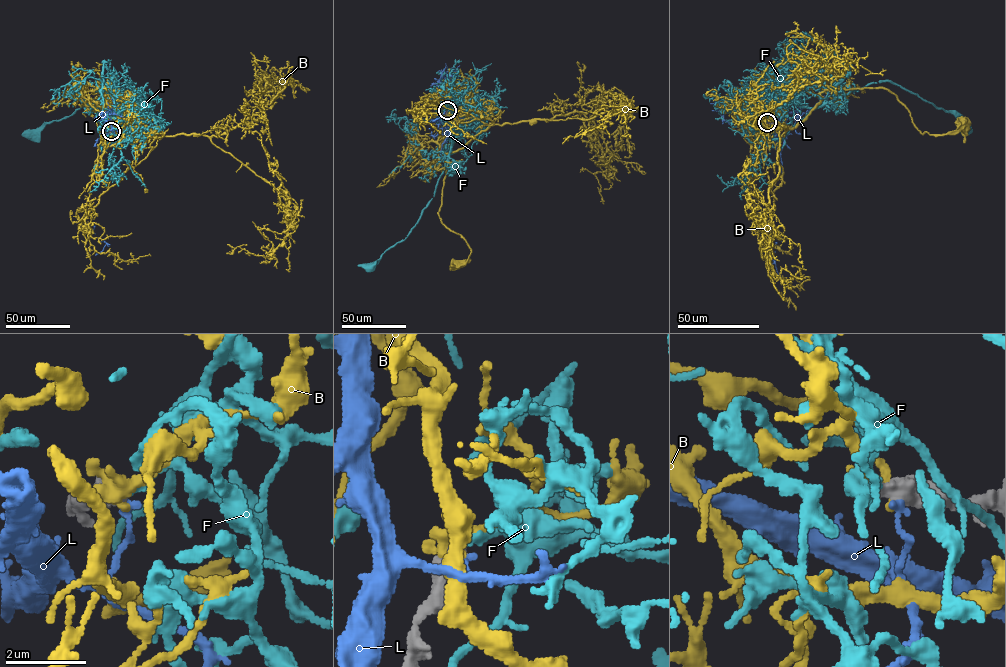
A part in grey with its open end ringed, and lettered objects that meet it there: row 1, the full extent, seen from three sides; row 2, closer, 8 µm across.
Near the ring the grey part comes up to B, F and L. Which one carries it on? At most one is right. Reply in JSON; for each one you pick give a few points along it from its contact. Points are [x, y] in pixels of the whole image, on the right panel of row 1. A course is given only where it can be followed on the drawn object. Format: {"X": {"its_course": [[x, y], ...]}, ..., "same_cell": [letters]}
{"F": {"its_course": [[766, 123], [775, 128], [773, 138], [780, 141], [813, 110], [857, 88], [891, 81], [950, 112], [966, 130]]}, "same_cell": ["F"]}

